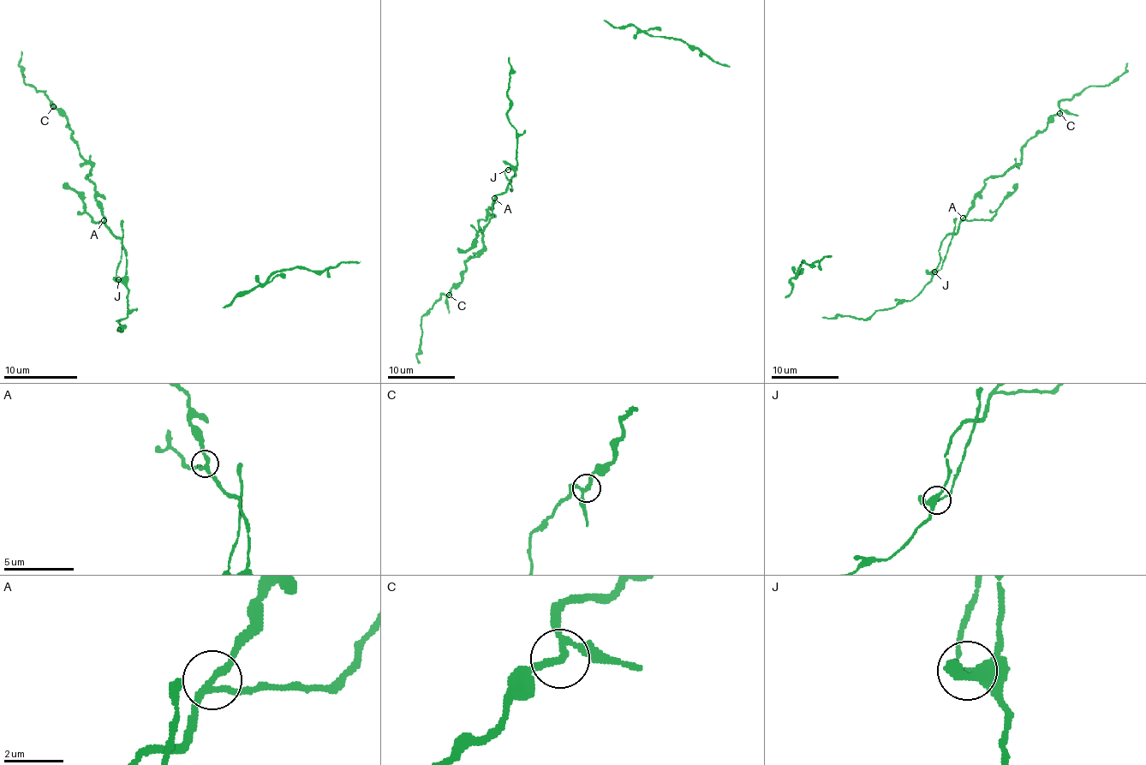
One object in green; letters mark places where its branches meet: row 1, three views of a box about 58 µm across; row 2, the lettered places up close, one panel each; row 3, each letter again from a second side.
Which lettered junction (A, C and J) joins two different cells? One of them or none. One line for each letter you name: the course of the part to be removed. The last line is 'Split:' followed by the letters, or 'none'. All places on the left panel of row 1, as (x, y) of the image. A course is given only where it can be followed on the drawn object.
C: course (54, 106), (46, 95), (25, 80), (19, 64), (22, 51)
Split: C

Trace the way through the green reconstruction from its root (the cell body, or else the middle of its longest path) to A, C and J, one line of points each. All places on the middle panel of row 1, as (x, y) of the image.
A: (516, 156), (516, 173), (508, 188), (494, 198)
C: (516, 156), (516, 173), (508, 188), (479, 222), (482, 248), (466, 264), (462, 281), (449, 294)
J: (516, 156), (516, 164), (508, 170)

